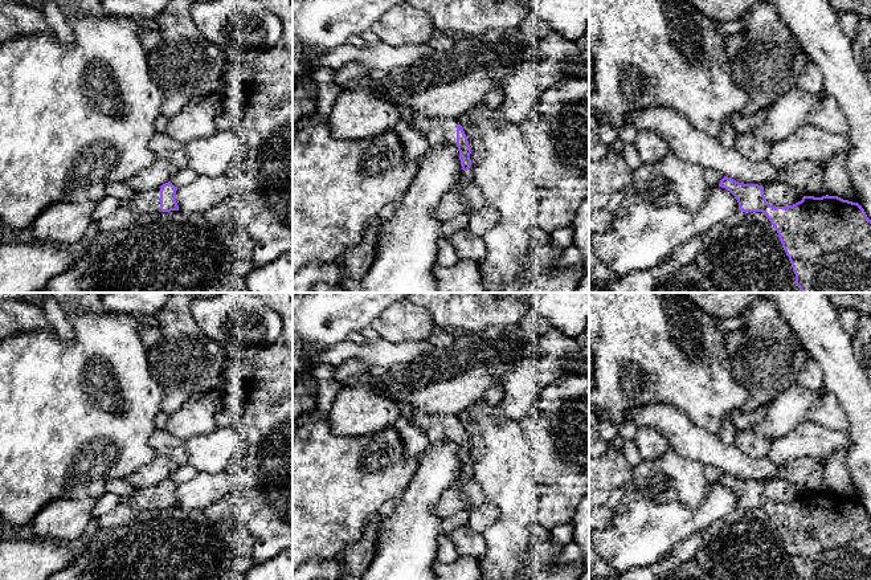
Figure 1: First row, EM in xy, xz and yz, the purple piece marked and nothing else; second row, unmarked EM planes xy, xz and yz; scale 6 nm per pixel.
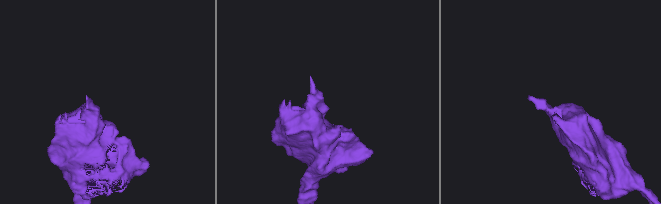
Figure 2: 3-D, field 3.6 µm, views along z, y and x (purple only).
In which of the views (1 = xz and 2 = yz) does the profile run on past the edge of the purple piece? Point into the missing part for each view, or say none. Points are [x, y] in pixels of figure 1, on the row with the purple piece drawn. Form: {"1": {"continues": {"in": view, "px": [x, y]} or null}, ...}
{"1": {"continues": {"in": "xz", "px": [438, 131]}}, "2": {"continues": null}}

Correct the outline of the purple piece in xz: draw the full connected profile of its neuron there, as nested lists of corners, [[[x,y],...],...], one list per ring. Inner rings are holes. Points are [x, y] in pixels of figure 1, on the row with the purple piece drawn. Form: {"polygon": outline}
{"polygon": [[[413,113],[412,123],[428,139],[432,147],[441,147],[443,144],[457,146],[462,169],[467,171],[470,168],[471,148],[458,119],[425,118],[418,113]]]}

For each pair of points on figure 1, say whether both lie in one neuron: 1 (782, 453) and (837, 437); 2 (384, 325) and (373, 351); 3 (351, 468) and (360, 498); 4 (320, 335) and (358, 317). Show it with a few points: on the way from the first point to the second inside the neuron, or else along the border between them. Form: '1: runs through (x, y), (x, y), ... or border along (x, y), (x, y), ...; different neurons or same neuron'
1: runs through (796, 444), (802, 441), (824, 441); same neuron
2: border along (379, 337), (392, 342), (409, 342); different neurons
3: runs through (351, 476), (352, 490); same neuron
4: runs through (330, 330), (343, 317), (348, 317); same neuron

